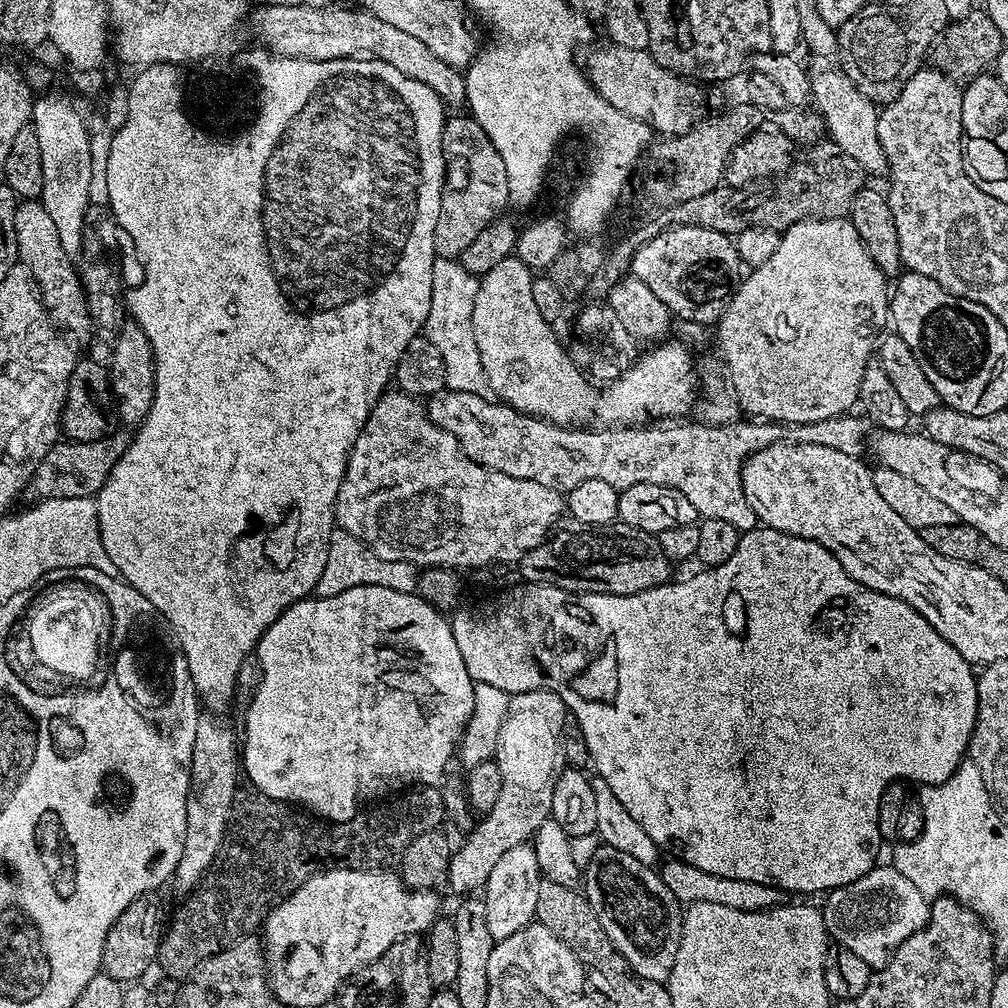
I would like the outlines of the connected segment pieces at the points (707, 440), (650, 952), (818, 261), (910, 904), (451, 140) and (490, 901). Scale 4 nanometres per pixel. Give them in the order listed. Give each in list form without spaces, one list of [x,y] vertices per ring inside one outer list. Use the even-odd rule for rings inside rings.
[[[449,388],[448,395],[441,395],[433,400],[433,416],[439,417],[440,424],[450,424],[451,430],[464,441],[464,446],[471,456],[475,456],[475,461],[496,464],[497,468],[510,472],[514,478],[537,475],[538,482],[564,494],[578,486],[578,482],[586,482],[586,478],[602,478],[617,490],[629,488],[638,482],[665,484],[682,493],[701,517],[728,519],[742,534],[758,524],[754,510],[746,502],[740,478],[742,459],[757,446],[783,441],[786,431],[782,423],[739,422],[730,424],[724,431],[719,427],[705,426],[703,423],[688,425],[684,422],[672,422],[667,426],[643,427],[639,432],[615,432],[607,435],[580,433],[570,429],[558,432],[555,428],[544,428],[542,424],[524,420],[524,415],[516,416],[515,412],[509,412],[509,407],[503,402],[497,402],[488,396],[466,394],[453,388]],[[442,406],[448,406],[446,415],[442,414]]]
[[[600,846],[583,869],[582,891],[589,898],[600,892],[598,911],[602,926],[633,972],[664,984],[670,978],[670,970],[674,970],[674,958],[678,958],[684,914],[680,901],[666,890],[659,871],[642,866],[638,858],[622,854],[622,850]]]
[[[848,218],[805,220],[803,224],[792,224],[779,237],[779,240],[780,245],[773,250],[772,256],[766,257],[749,276],[747,273],[743,277],[740,287],[732,296],[731,303],[728,304],[728,324],[731,324],[741,336],[744,357],[747,358],[748,366],[754,368],[752,377],[755,378],[755,385],[758,388],[763,388],[765,408],[768,413],[778,414],[782,419],[787,417],[788,426],[798,426],[798,424],[807,426],[823,420],[834,420],[837,416],[845,415],[849,410],[852,410],[848,408],[857,407],[860,399],[860,383],[864,377],[864,371],[870,367],[870,361],[874,356],[874,340],[871,340],[871,336],[875,337],[881,331],[879,328],[883,324],[887,325],[890,320],[890,284],[884,281],[886,273],[876,264],[868,252],[867,245],[859,236],[858,230]]]
[[[894,866],[887,867],[871,868],[865,876],[858,878],[853,884],[847,884],[844,888],[831,889],[826,896],[828,908],[823,909],[831,939],[835,943],[846,946],[848,950],[854,950],[854,954],[858,954],[873,970],[885,968],[898,948],[902,946],[902,942],[906,942],[906,938],[910,938],[915,932],[922,932],[928,925],[930,917],[928,897],[922,895],[918,886],[910,882],[910,878],[902,878],[899,870]]]
[[[449,115],[444,122],[444,190],[440,194],[440,213],[438,226],[434,230],[434,250],[437,256],[454,260],[459,258],[462,250],[482,234],[482,230],[491,228],[496,220],[505,215],[504,208],[508,203],[508,175],[506,166],[502,162],[502,154],[494,150],[494,142],[482,130],[480,123],[471,115]]]
[[[525,842],[509,847],[502,854],[502,858],[494,862],[494,870],[490,870],[490,878],[482,892],[493,941],[514,934],[518,922],[528,922],[535,917],[541,879],[536,849],[531,843]]]

